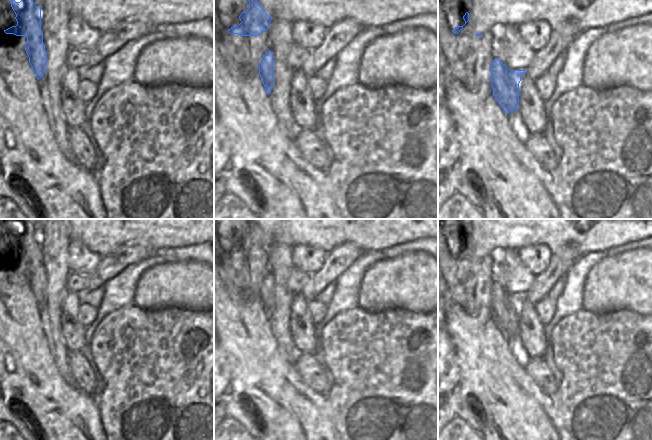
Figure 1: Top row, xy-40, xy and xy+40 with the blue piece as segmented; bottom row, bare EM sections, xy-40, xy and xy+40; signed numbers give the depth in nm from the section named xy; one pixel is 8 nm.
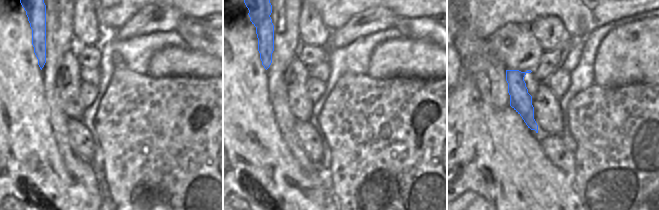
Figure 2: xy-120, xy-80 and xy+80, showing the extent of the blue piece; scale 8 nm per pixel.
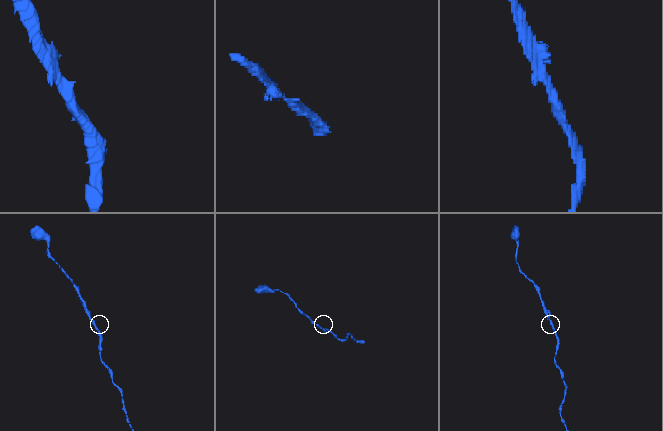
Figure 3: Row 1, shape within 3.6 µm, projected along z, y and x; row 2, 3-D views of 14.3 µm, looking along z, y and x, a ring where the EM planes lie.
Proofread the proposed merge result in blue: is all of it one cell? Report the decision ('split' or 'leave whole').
leave whole

